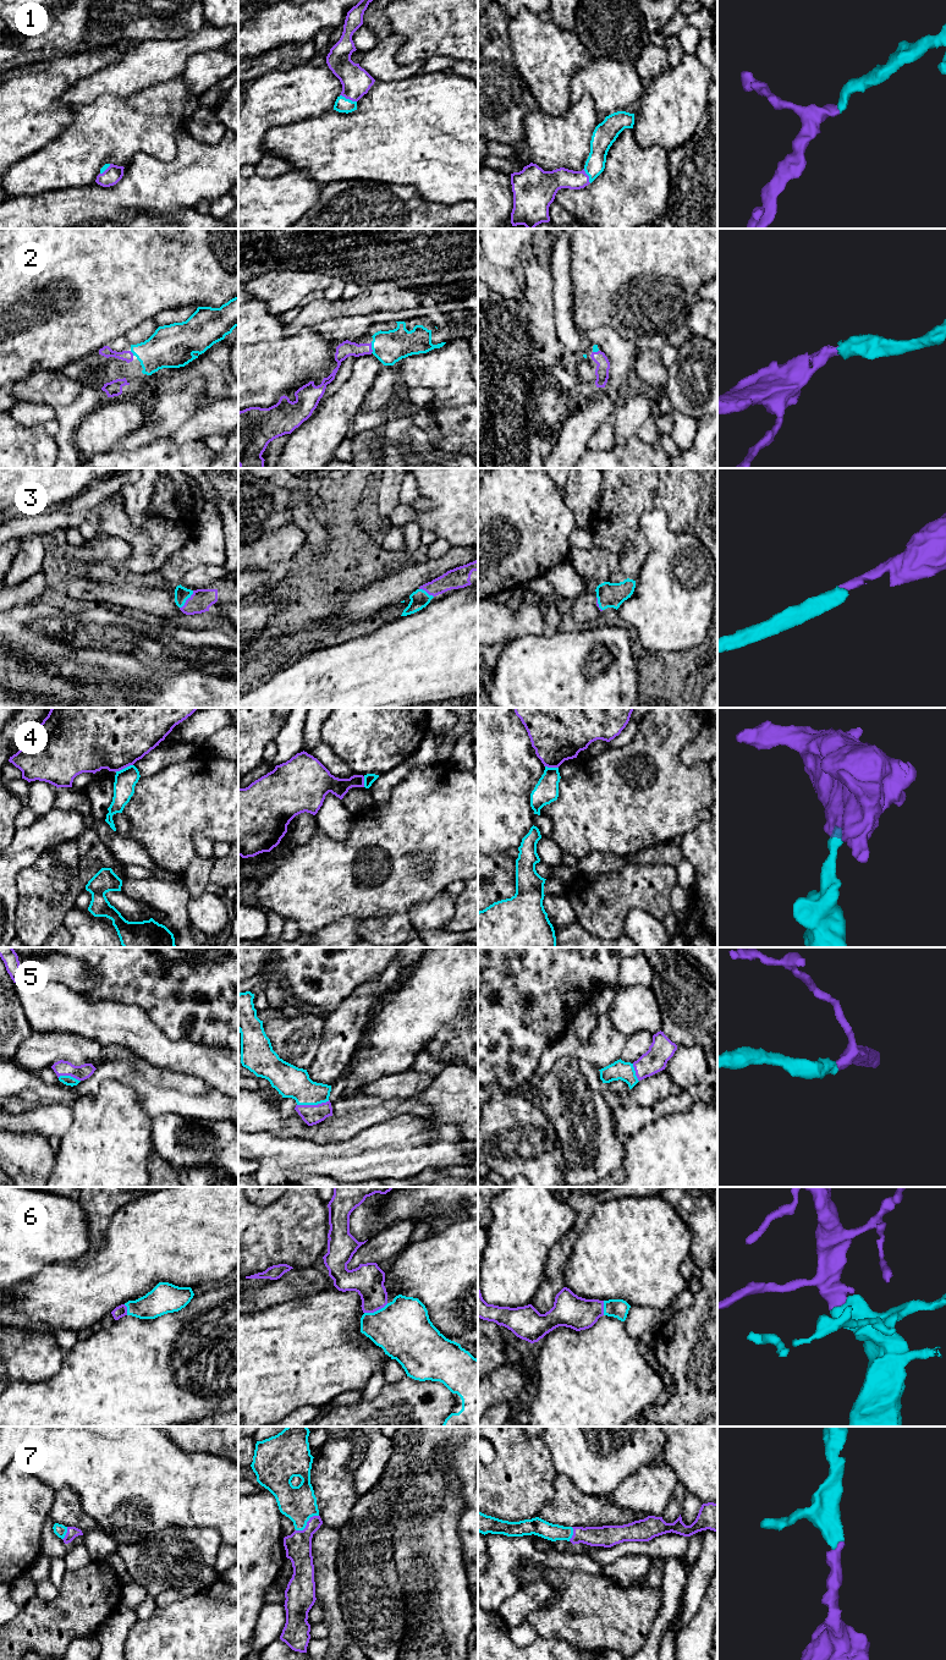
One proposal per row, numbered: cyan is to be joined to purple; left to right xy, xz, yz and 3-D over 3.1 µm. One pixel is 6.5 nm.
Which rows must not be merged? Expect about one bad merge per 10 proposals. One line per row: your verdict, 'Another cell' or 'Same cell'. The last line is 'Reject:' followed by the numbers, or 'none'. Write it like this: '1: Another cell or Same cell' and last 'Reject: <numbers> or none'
1: Same cell
2: Same cell
3: Same cell
4: Another cell
5: Same cell
6: Same cell
7: Same cell
Reject: 4

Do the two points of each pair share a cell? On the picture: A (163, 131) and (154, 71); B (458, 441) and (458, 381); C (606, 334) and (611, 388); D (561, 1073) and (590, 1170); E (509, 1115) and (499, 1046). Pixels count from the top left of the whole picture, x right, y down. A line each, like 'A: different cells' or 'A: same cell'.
A: different cells
B: same cell
C: same cell
D: same cell
E: different cells

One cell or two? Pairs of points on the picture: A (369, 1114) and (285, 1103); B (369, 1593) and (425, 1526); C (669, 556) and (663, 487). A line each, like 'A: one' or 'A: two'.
A: two
B: two
C: two

